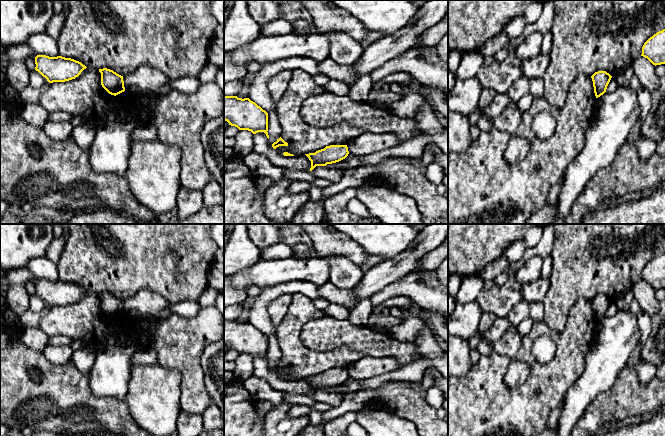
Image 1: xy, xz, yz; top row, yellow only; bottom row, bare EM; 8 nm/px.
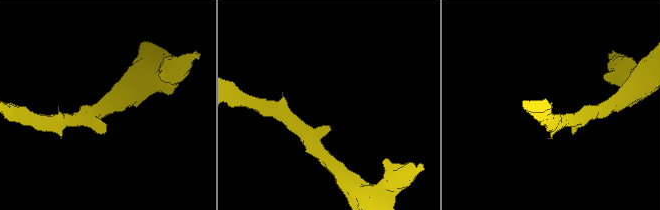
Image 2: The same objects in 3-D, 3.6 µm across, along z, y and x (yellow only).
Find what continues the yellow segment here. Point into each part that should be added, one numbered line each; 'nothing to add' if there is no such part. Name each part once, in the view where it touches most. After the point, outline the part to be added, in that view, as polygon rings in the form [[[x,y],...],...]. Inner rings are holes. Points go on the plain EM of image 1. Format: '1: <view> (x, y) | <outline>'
nothing to add

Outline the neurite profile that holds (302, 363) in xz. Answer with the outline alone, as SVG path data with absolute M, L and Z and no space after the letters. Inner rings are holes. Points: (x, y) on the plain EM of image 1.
M293 294L288 312L281 323L277 326L275 334L282 353L281 362L288 367L287 370L279 370L276 374L283 379L288 376L293 379L305 379L315 377L330 369L346 369L350 364L365 357L364 354L348 349L335 349L327 352L317 352L307 348L300 339L302 327L310 319L325 317L323 310L315 307L313 300L303 294Z

